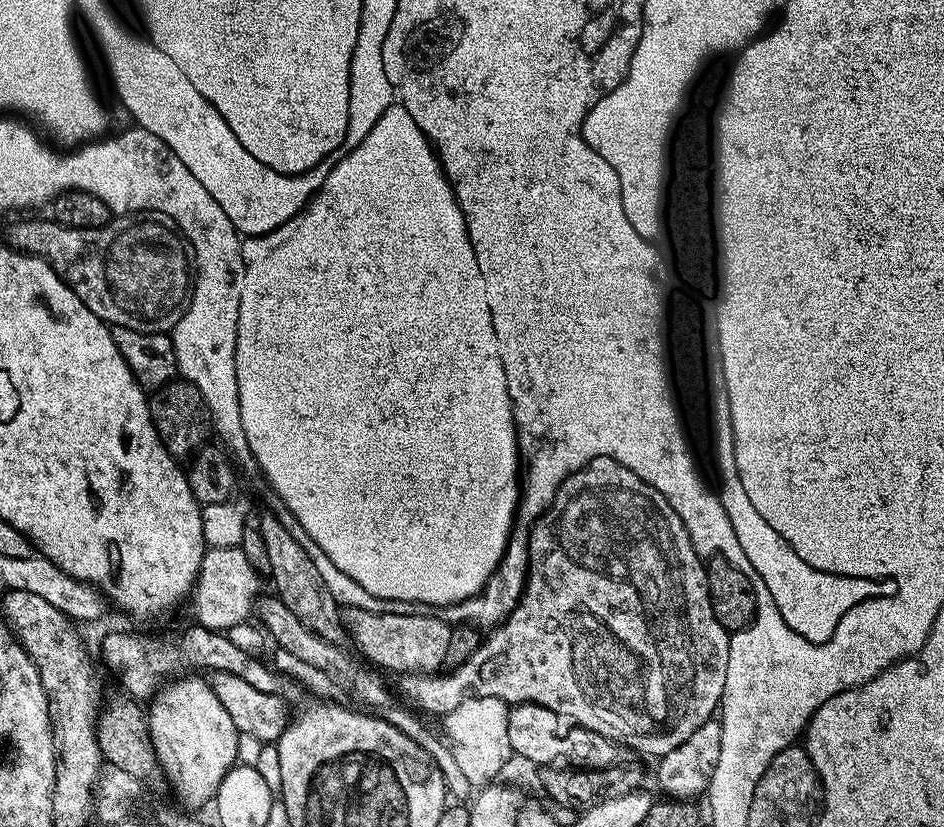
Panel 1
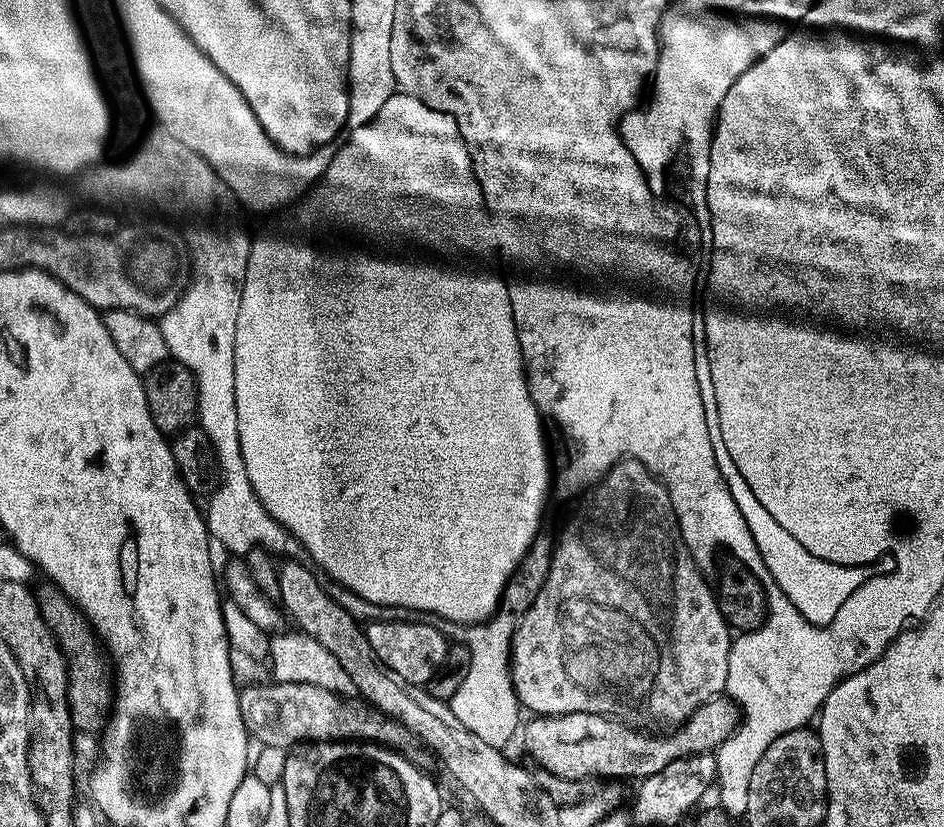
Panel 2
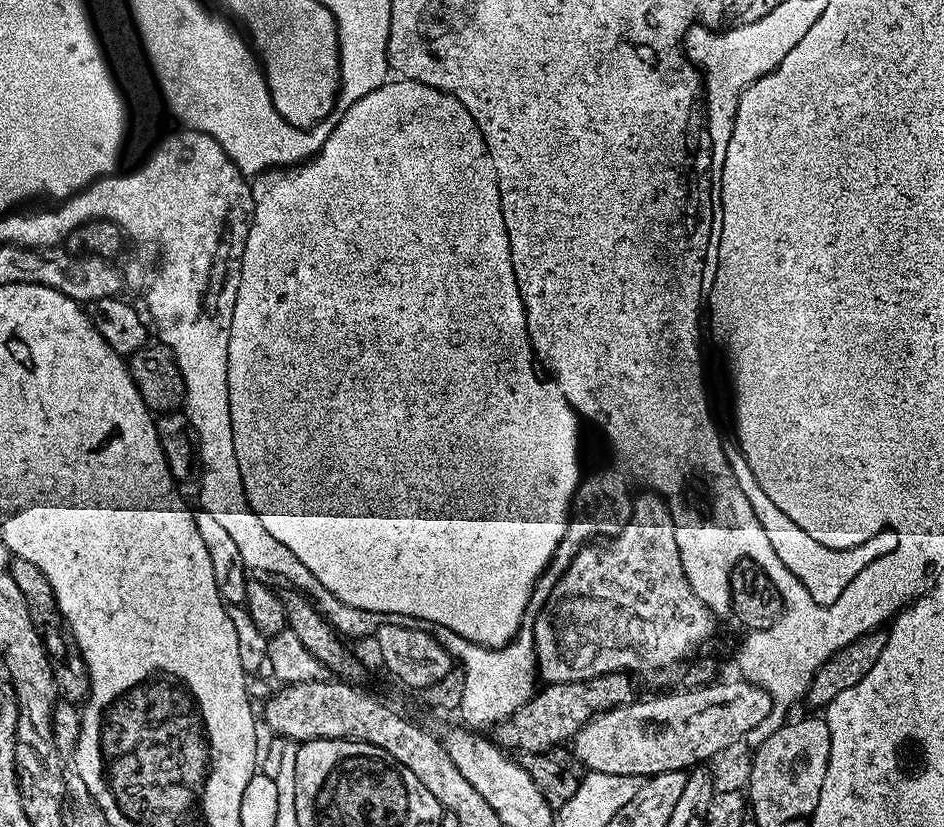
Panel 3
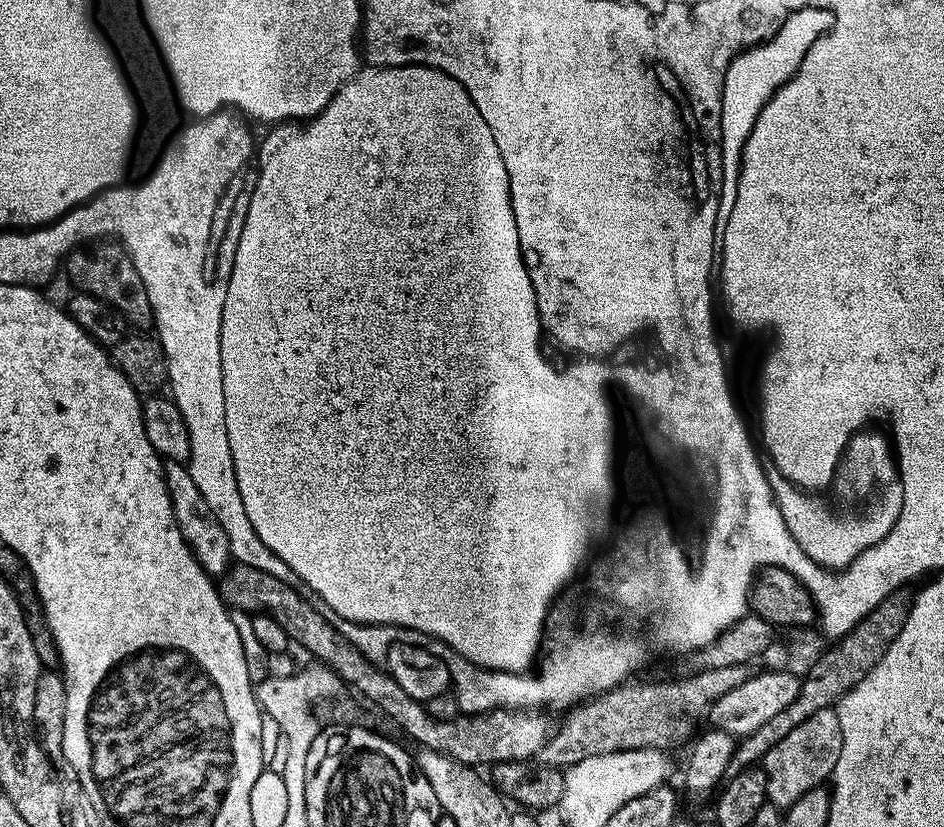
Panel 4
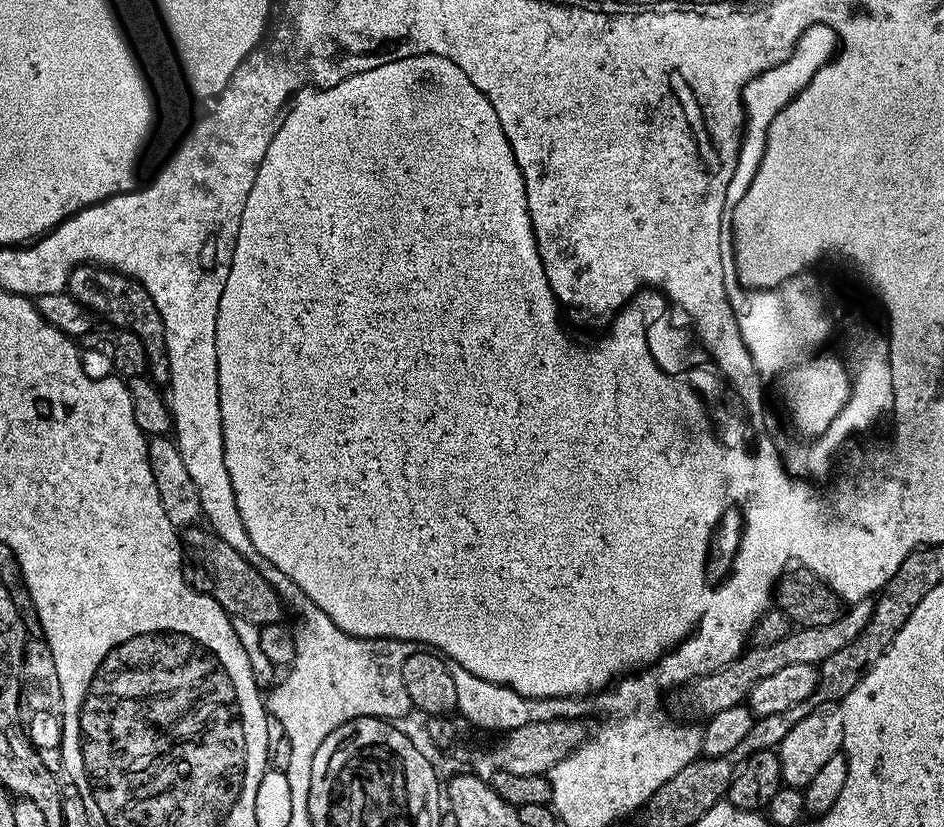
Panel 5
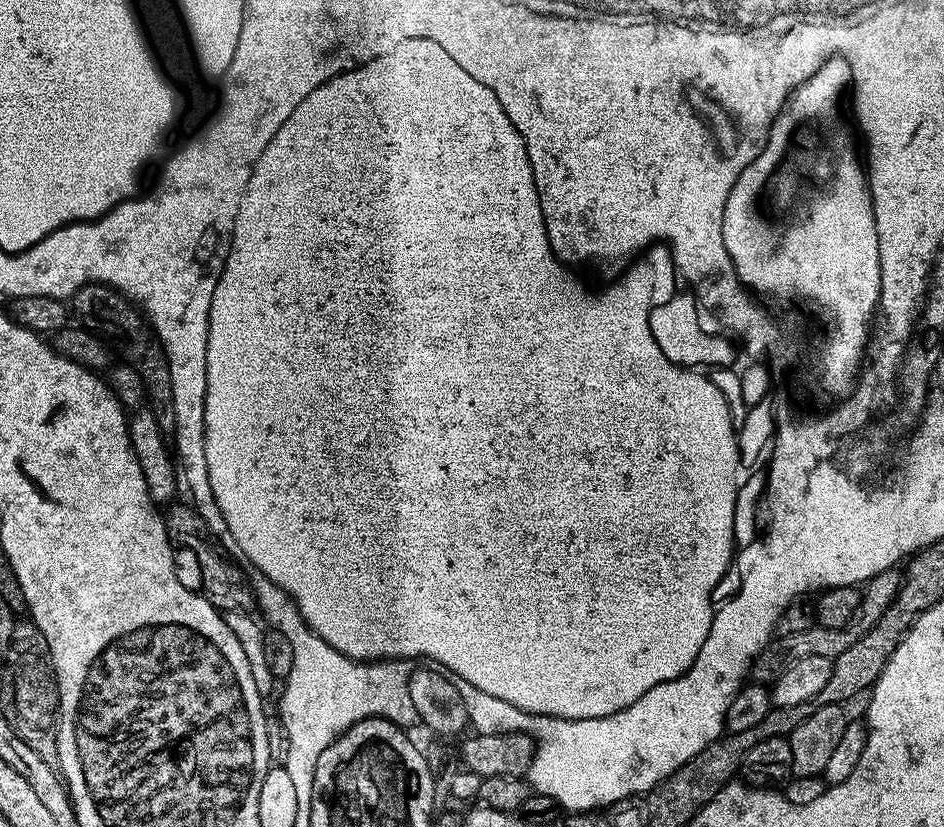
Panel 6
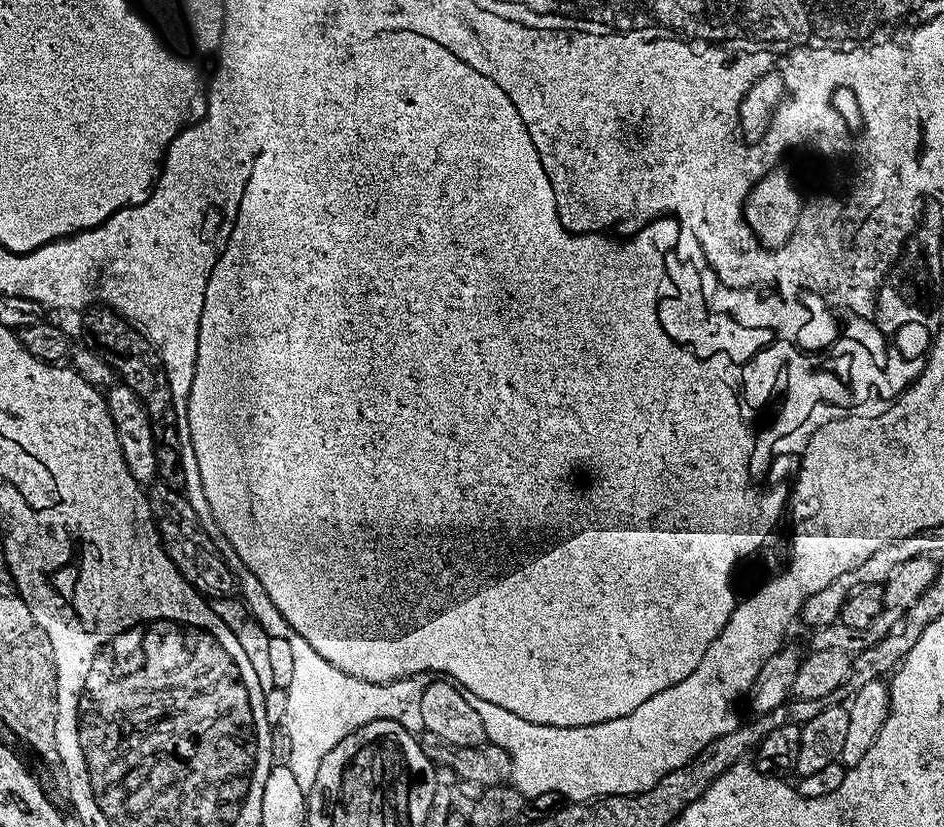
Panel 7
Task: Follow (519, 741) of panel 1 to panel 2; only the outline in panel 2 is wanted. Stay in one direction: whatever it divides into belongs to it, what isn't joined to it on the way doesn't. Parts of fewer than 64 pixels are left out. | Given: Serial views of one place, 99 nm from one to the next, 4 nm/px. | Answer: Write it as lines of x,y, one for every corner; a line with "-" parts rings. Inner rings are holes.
717,698
706,702
698,710
694,710
694,714
679,728
667,733
667,734
649,734
644,730
637,730
632,727
631,724
624,723
623,720
617,720
610,716
599,716
598,714
586,714
585,712
571,712
565,716
536,716
532,718
532,721
525,723
522,728
524,732
524,748
533,756
537,761
535,762
539,767
546,769
550,774
558,774
558,778
570,778
571,780
586,780
589,778
597,778
596,776
608,776
604,778
620,778
616,776
625,776
628,780
633,782
639,782
644,779
645,776
650,774
658,774
658,770
666,770
666,766
670,762
674,762
678,758
683,756
696,756
699,752
711,752
715,753
722,742
726,742
726,738
730,738
732,732
737,731
738,725
742,719
742,713
738,707
737,701
732,698

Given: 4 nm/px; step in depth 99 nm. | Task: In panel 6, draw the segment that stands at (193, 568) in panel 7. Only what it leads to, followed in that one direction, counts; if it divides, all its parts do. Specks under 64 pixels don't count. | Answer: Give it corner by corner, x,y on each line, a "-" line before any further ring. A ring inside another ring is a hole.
173,503
167,509
164,525
173,545
177,549
185,548
186,551
192,552
193,558
200,563
200,580
204,583
203,591
207,593
208,601
224,612
251,613
258,600
252,595
252,588
245,581
243,571
238,570
237,565
232,563
231,555
220,547
206,522
200,517
199,511
191,503
180,503

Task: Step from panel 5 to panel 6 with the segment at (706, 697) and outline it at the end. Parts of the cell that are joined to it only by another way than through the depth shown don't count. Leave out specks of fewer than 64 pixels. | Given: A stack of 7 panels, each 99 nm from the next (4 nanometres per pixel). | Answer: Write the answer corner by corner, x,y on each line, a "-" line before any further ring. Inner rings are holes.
899,567
887,568
874,574
874,578
870,578
863,585
858,610
852,621
846,626
841,628
813,626
806,630
798,630
798,634
776,636
769,640
766,647
756,655
756,659
750,665
751,679
768,686
787,668
794,666
794,662
798,662
798,658
834,658
838,654
842,654
842,650
846,650
846,646
854,646
854,642
858,642
858,638
862,638
862,634
869,632
878,622
878,618
882,618
882,614
886,614
886,610
890,610
890,602
894,602
894,598
898,594
901,579
902,572

